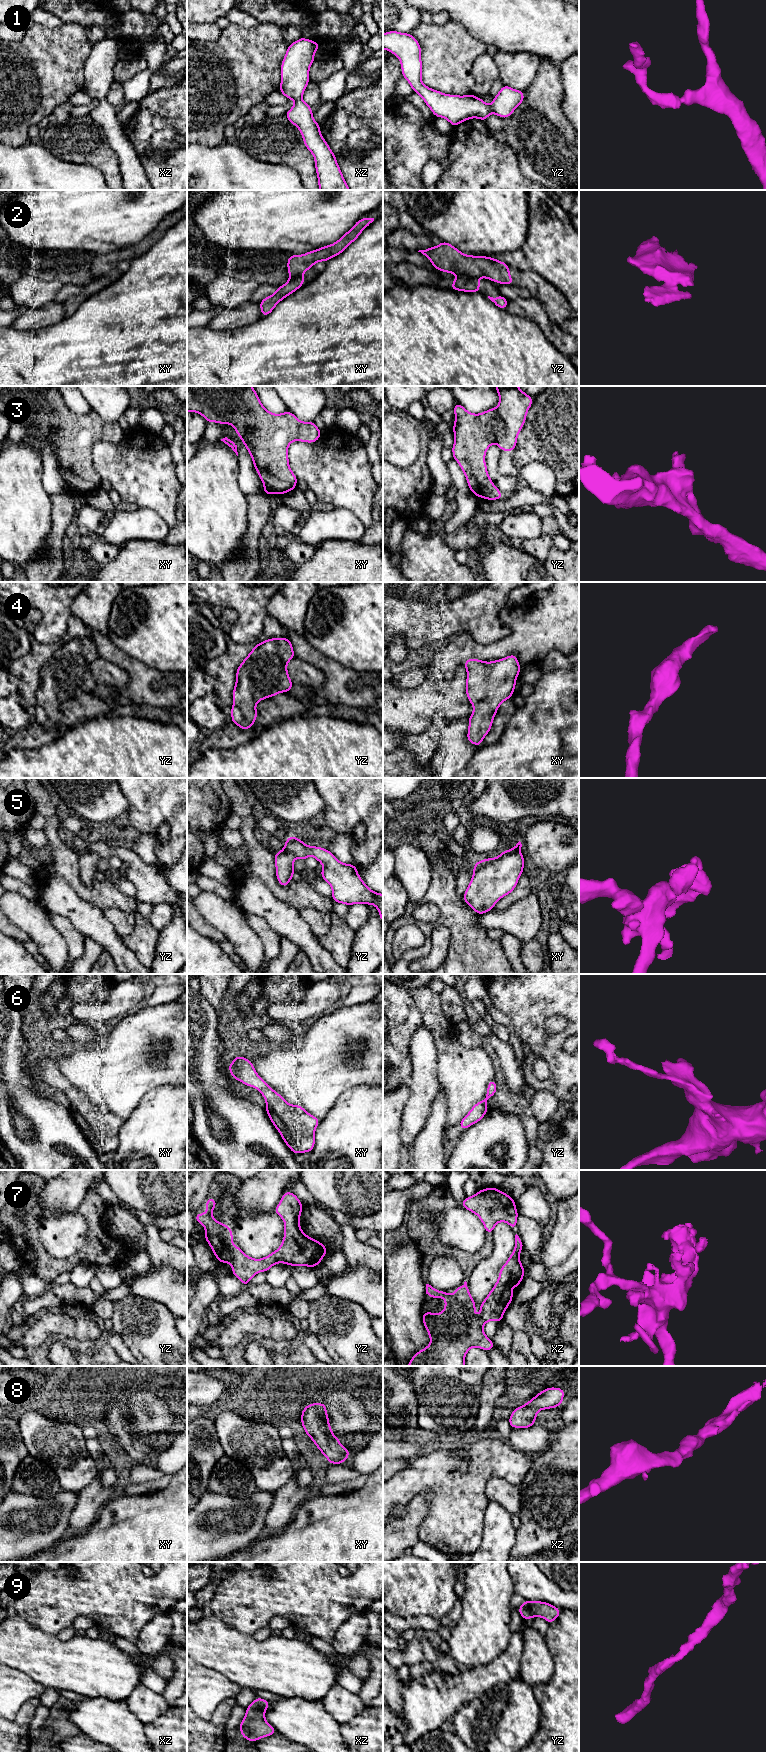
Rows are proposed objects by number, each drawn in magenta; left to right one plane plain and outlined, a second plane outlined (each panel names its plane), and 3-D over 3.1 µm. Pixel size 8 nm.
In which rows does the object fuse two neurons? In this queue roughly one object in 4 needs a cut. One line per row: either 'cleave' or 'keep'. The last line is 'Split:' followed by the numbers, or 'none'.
1: keep
2: cleave
3: keep
4: keep
5: cleave
6: keep
7: keep
8: keep
9: keep
Split: 2, 5

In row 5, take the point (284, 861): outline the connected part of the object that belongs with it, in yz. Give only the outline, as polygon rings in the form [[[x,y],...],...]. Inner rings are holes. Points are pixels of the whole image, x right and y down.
[[[287,851],[274,853],[276,877],[281,886],[287,887],[294,873],[294,857],[293,854]]]

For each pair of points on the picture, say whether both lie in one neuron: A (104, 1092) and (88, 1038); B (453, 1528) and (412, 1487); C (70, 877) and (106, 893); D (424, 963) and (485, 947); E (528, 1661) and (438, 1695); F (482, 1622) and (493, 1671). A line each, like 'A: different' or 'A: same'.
A: different
B: same
C: same
D: different
E: different
F: different

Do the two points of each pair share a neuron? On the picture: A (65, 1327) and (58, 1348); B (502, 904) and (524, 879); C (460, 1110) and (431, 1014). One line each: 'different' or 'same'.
A: different
B: same
C: same

